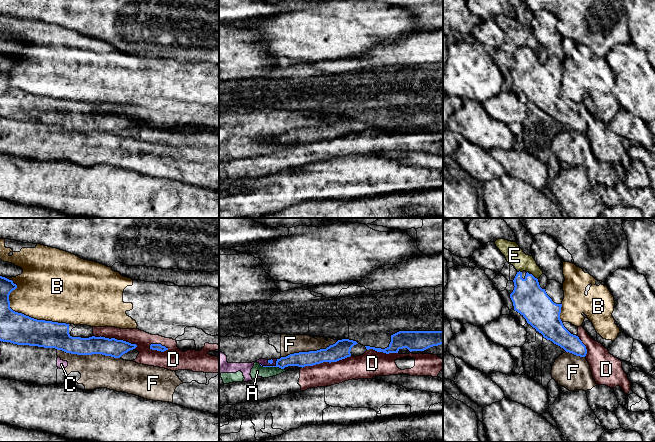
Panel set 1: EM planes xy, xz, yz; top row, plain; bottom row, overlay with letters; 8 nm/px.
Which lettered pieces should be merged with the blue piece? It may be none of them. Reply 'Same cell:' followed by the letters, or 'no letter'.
Same cell: no letter

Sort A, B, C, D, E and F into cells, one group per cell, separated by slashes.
A C F / B / D / E

